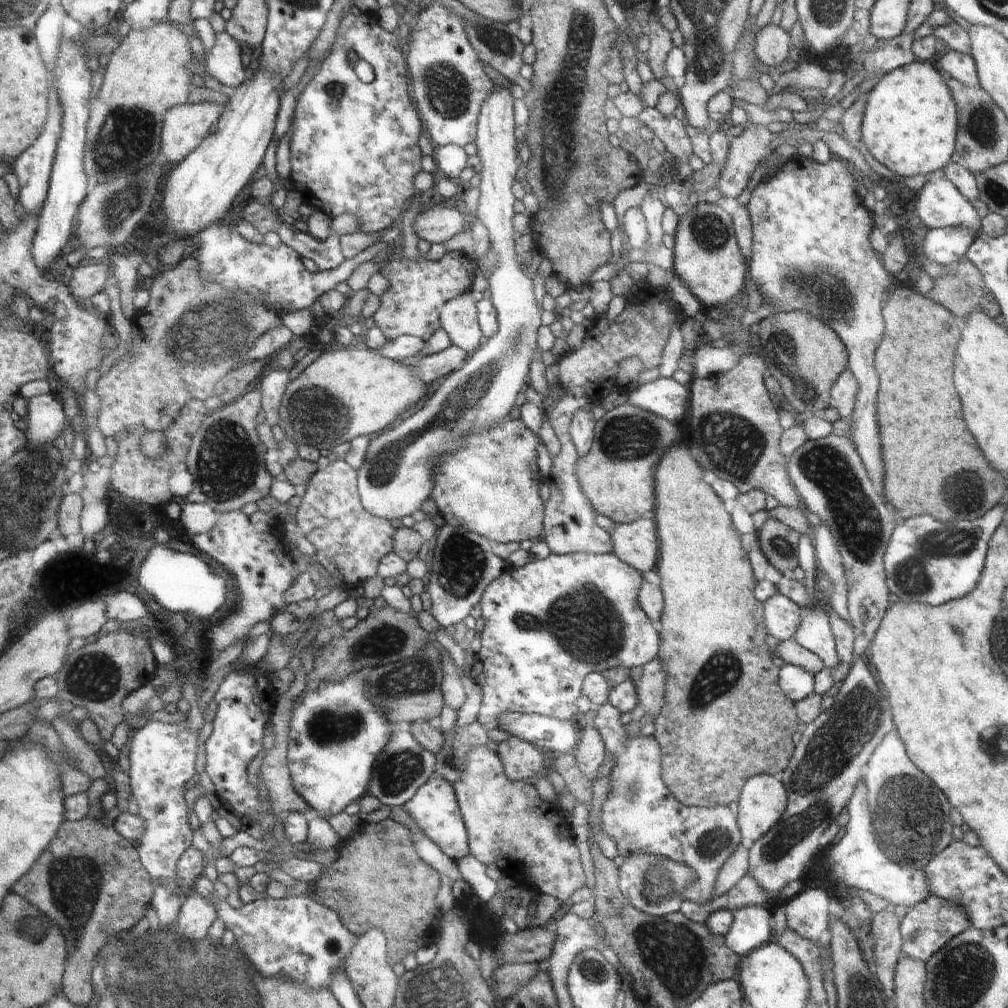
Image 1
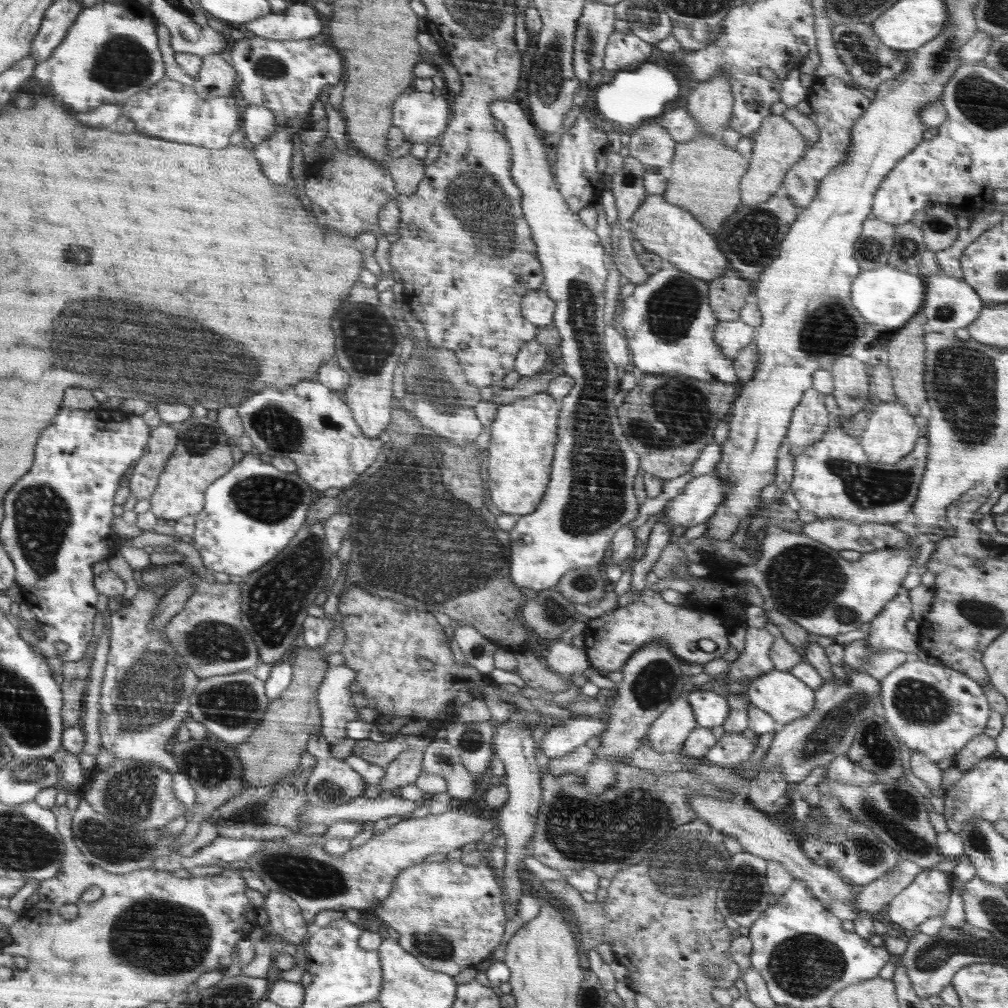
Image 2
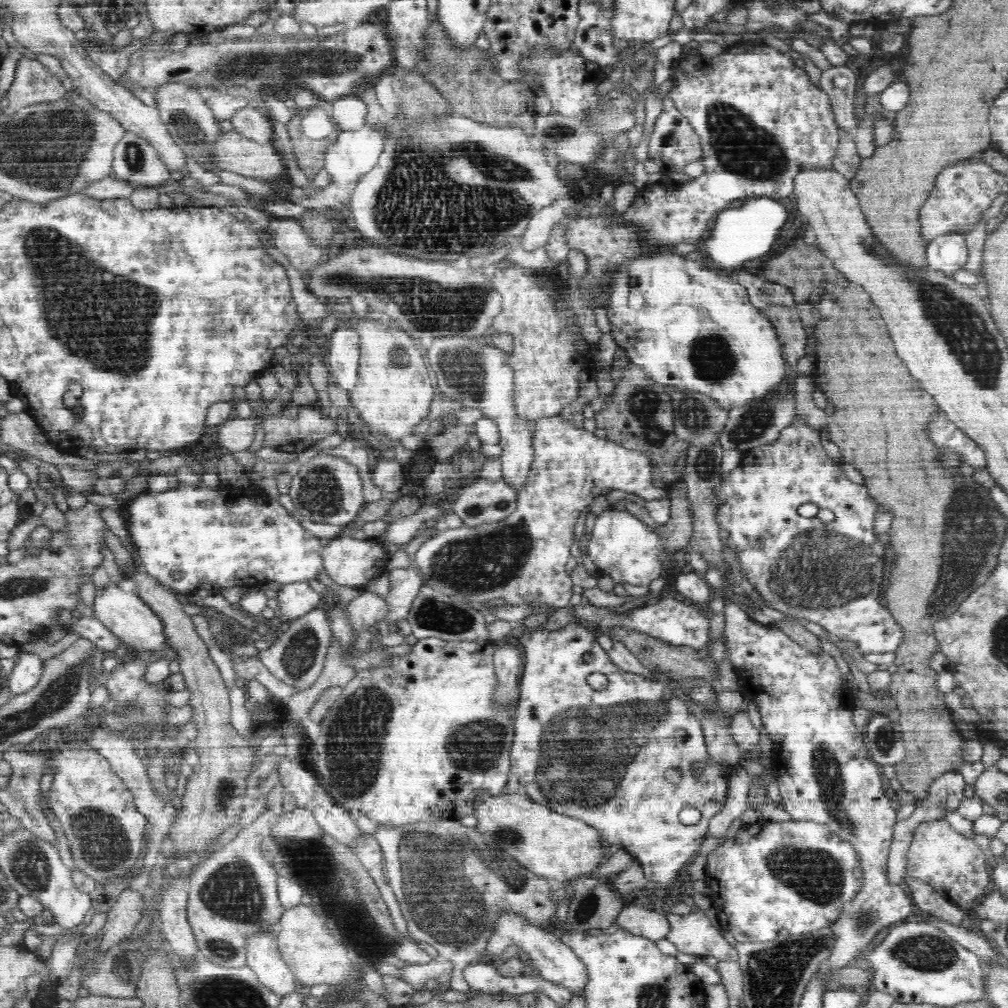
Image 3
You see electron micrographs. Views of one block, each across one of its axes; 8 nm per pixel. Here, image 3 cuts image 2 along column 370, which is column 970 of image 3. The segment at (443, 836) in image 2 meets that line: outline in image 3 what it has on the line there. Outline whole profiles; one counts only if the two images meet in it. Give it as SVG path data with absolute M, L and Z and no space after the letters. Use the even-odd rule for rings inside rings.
M945 819L918 824L908 848L907 876L932 886L935 892L961 909L969 911L981 903L991 889L991 868L984 852L973 840L958 834Z

